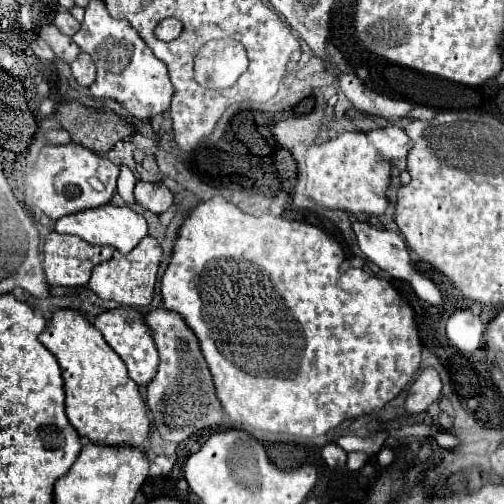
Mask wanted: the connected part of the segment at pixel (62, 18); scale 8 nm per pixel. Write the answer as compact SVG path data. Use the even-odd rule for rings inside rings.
M68 10L66 12L58 12L56 18L54 18L54 24L58 26L58 30L62 34L68 34L68 36L74 36L74 32L78 32L78 28L80 28L76 18Z

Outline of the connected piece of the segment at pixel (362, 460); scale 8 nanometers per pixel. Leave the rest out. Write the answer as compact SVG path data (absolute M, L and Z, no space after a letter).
M352 451L347 454L347 467L348 470L358 470L358 468L362 468L364 464L366 464L366 460L368 460L368 456L361 451Z

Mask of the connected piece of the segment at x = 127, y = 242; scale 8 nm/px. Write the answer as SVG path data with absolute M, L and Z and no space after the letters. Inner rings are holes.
M106 204L106 206L100 206L100 208L90 208L90 210L82 210L78 214L62 216L56 222L56 232L60 232L60 234L76 234L76 236L80 236L82 240L86 240L90 244L114 246L118 252L128 254L146 236L146 220L138 212L130 210L128 206Z

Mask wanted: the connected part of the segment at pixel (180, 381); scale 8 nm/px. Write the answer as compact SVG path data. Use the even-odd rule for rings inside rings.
M164 306L146 314L146 322L154 332L154 342L160 352L160 366L156 378L148 384L148 408L152 412L152 422L164 440L182 442L190 434L206 426L218 426L224 422L222 406L214 394L214 384L210 370L200 352L194 332L184 324L184 320L168 312Z

